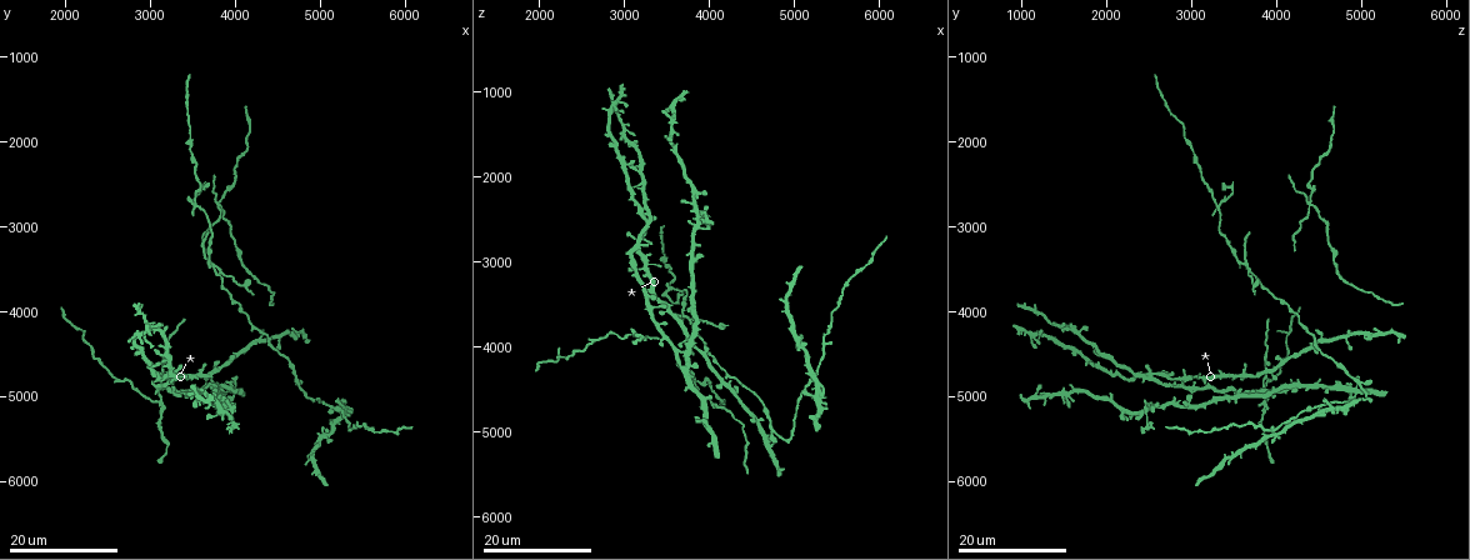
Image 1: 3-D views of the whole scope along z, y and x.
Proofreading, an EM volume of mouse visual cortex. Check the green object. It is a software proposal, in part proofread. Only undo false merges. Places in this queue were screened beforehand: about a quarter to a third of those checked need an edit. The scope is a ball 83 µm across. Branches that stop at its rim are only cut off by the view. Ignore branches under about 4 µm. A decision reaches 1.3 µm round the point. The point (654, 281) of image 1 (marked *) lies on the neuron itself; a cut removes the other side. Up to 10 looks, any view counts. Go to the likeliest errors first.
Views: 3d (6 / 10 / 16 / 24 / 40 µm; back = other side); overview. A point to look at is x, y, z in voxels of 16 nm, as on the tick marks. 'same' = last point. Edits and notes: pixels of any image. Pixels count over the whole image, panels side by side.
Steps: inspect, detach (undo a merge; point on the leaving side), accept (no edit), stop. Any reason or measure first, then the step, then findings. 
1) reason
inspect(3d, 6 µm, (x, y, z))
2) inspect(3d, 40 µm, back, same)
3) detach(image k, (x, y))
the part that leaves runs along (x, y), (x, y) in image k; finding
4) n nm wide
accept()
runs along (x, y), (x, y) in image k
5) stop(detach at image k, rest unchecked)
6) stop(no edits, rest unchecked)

four arms meet
inspect(3d, 24 µm, (3800, 2750, 4350))

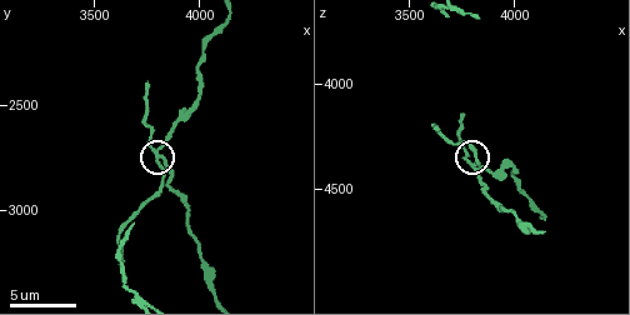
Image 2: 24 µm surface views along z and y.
inspect(3d, 6 µm, (3800, 2740, 4380))

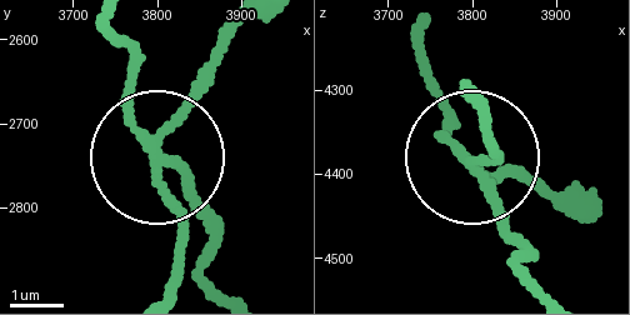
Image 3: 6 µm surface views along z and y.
4 arms
detach(image 3, (185, 178))
the part that leaves runs along (160, 151), (205, 228), (214, 281) in image 3; two neurons meet here

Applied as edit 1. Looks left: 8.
looks like a crossing
inspect(3d, 24 µm, (3700, 3400, 3600))

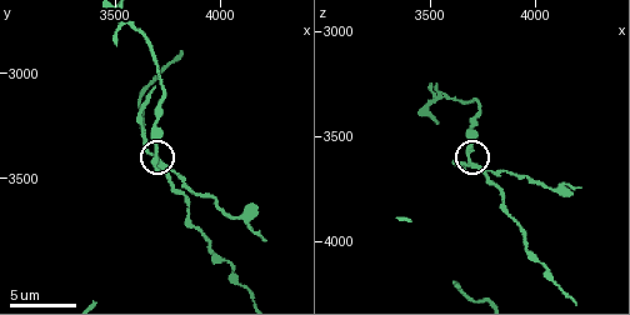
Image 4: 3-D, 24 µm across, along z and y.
inspect(3d, 10 µm, same)

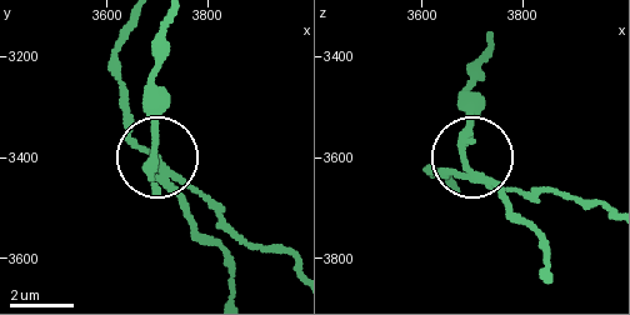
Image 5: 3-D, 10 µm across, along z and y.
240 nm wide
detach(image 5, (131, 143))
two neurons meet here

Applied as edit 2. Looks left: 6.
looks like a crossing
inspect(3d, 6 µm, (3530, 2760, 3310))

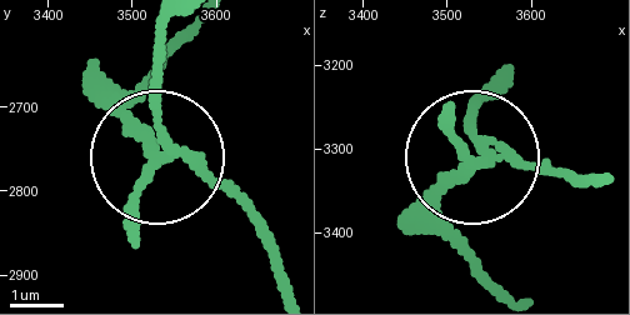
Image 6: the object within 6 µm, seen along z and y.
inspect(3d, 6 µm, back, (3535, 2760, 3305))

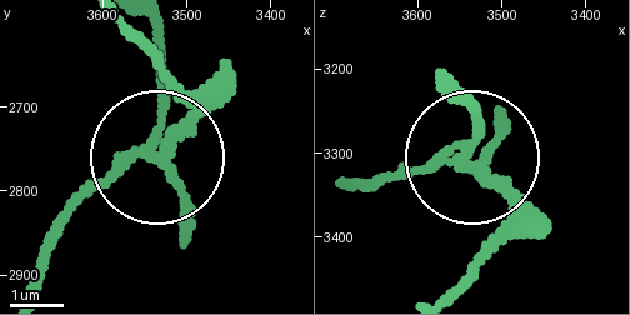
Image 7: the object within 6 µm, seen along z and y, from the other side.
detach(image 7, (201, 100))
the part that leaves runs along (151, 144), (191, 99), (124, 23) in image 7; two neurons meet here

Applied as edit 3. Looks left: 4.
inspect(overview)

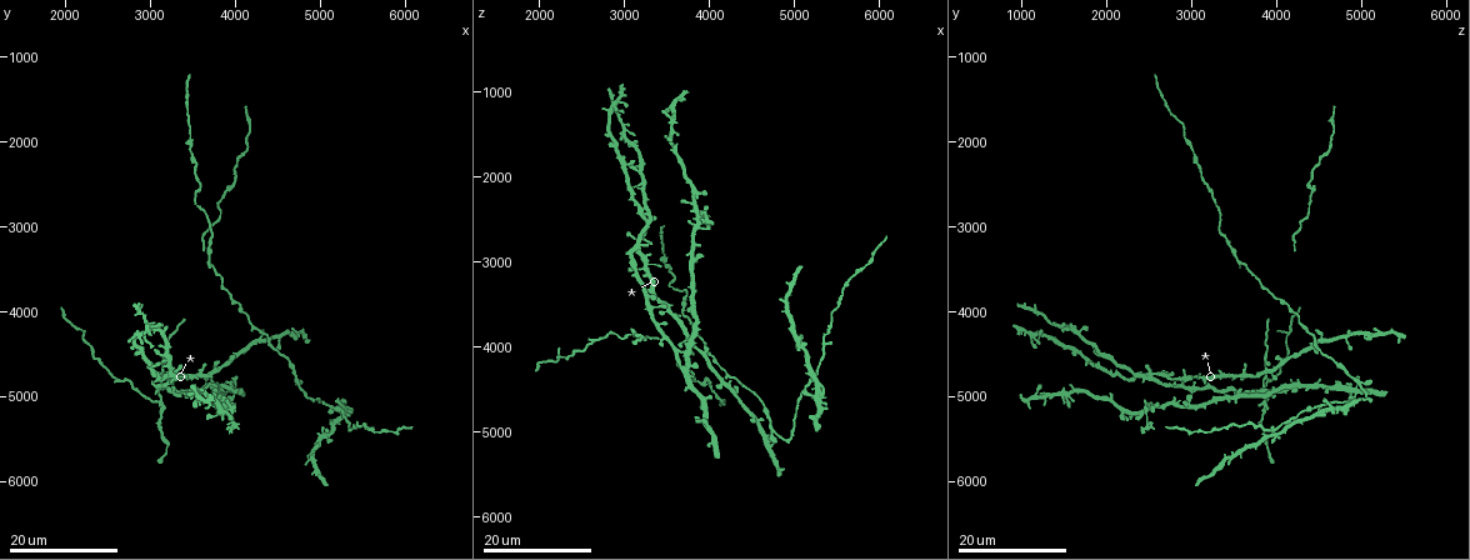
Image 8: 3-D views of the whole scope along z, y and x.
four arms meet
inspect(3d, 24 µm, (5100, 5150, 4500))

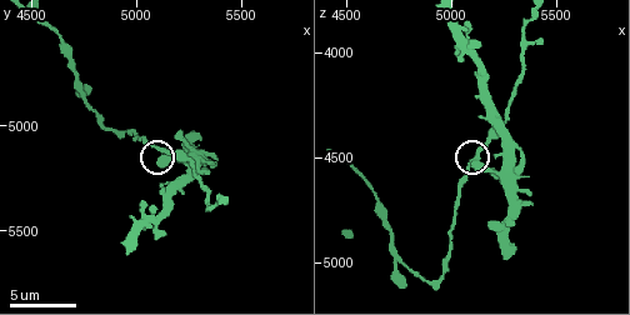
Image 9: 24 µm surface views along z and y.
inspect(3d, 10 µm, (5120, 5120, 4510))

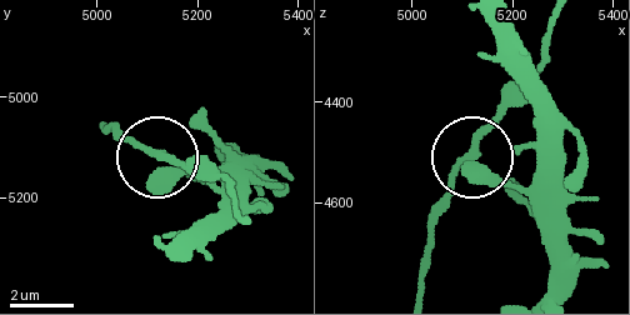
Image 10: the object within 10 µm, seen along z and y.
290 nm wide
accept()
all the same neuron

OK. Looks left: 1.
stop(detach at image 3, detach at image 5, detach at image 7, rest unchecked)

